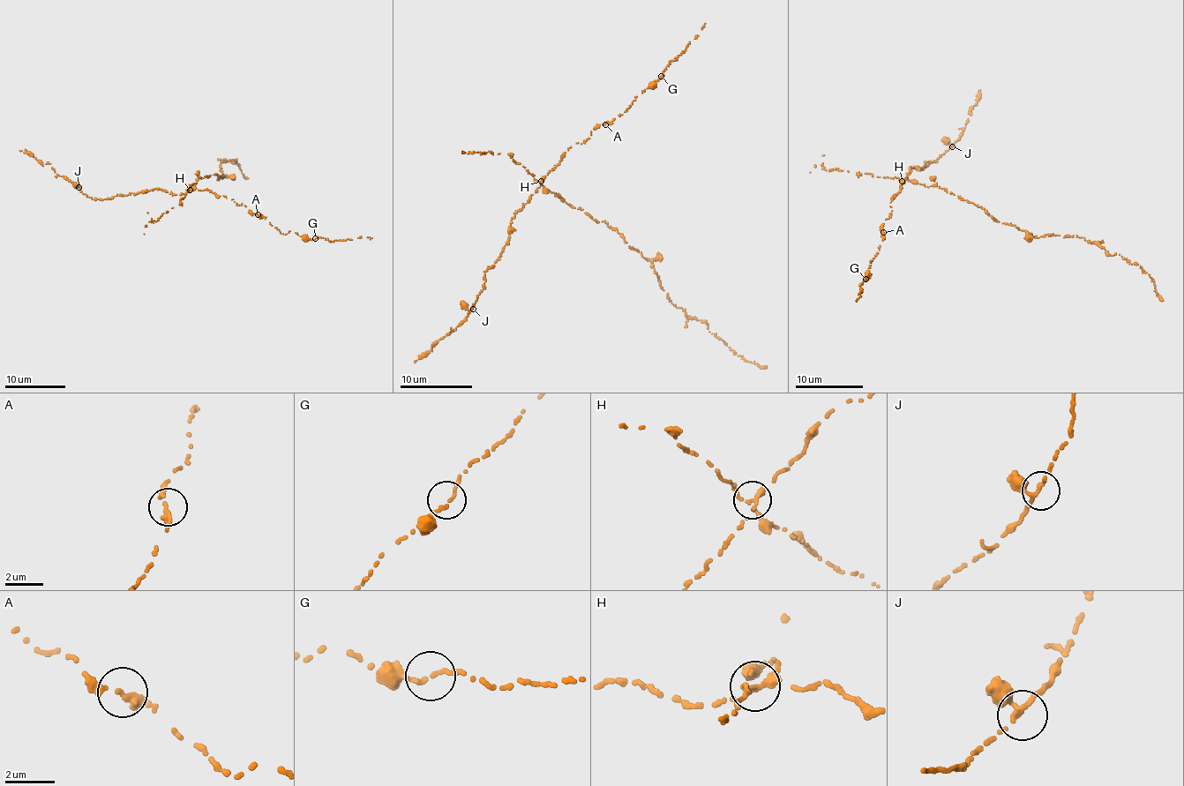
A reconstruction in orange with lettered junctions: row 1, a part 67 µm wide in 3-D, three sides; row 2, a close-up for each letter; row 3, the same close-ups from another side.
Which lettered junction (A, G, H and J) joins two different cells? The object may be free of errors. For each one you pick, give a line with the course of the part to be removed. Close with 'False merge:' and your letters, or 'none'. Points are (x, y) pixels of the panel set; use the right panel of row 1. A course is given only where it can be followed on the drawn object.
H: (902, 181), (939, 186), (1003, 223), (1038, 237), (1076, 235), (1093, 242), (1110, 255), (1140, 266), (1163, 301)
False merge: H

